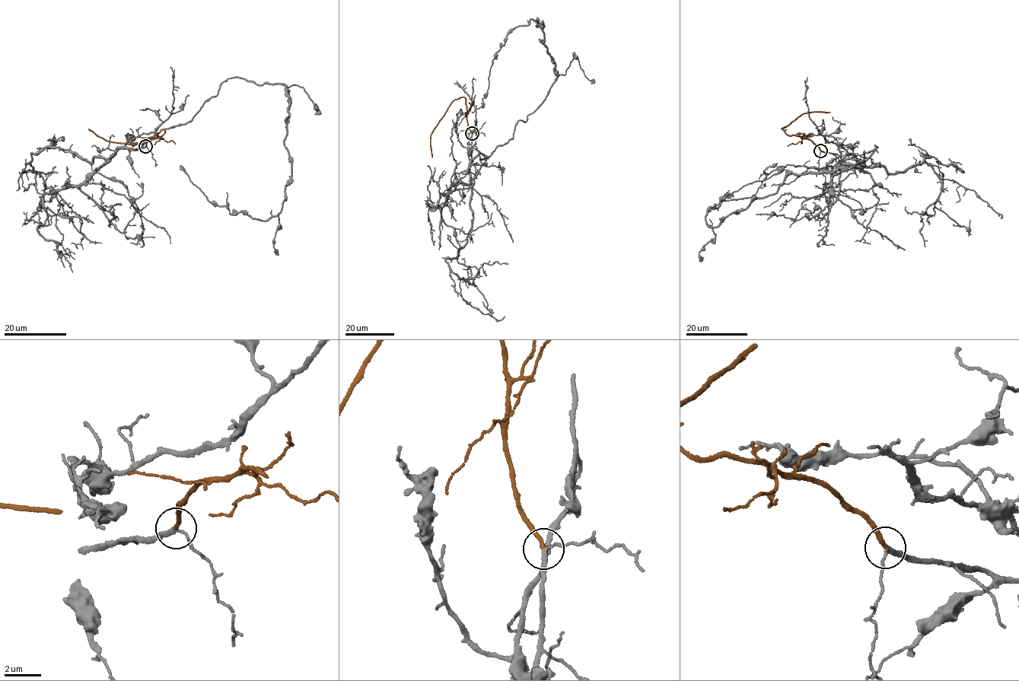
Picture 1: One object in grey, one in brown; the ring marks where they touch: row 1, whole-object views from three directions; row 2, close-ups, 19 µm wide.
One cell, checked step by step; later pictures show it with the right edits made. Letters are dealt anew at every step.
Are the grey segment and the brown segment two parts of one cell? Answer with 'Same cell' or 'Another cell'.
Same cell

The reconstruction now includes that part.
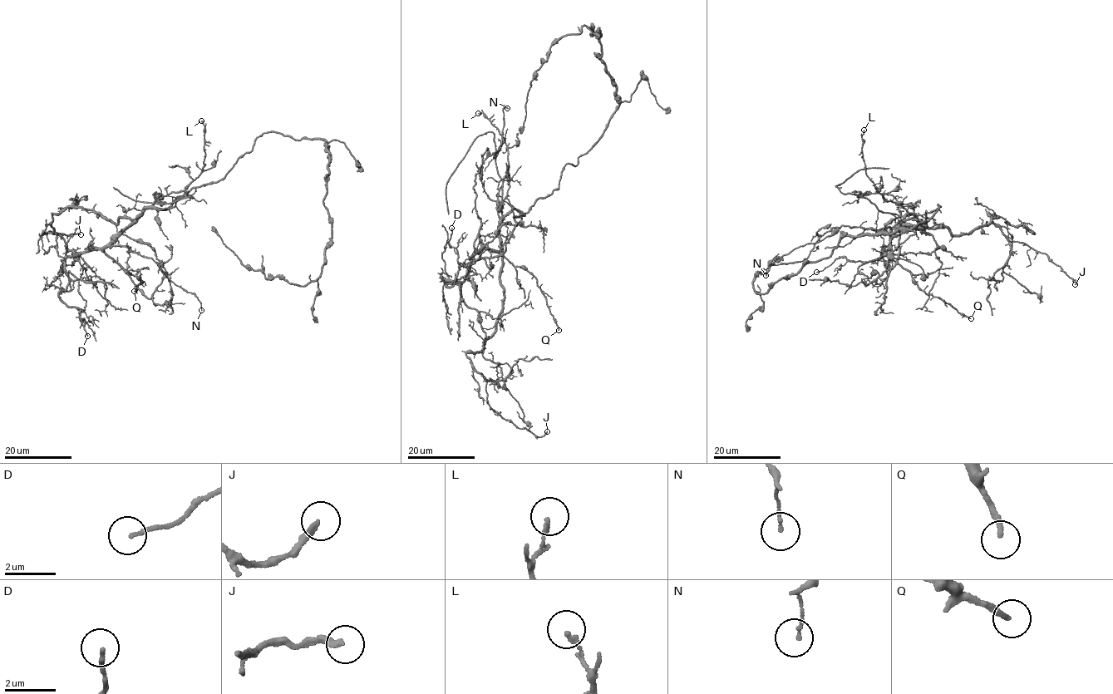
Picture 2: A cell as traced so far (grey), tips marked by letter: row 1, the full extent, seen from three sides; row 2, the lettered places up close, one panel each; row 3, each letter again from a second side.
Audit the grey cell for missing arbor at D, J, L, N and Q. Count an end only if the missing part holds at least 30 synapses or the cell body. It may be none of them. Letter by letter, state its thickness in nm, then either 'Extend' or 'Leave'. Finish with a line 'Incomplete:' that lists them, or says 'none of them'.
D: Thickness 140 nm. Leave
J: Thickness 240 nm. Leave
L: Thickness 150 nm. Leave
N: Thickness 120 nm. Leave
Q: Thickness 190 nm. Leave
Incomplete: none of them

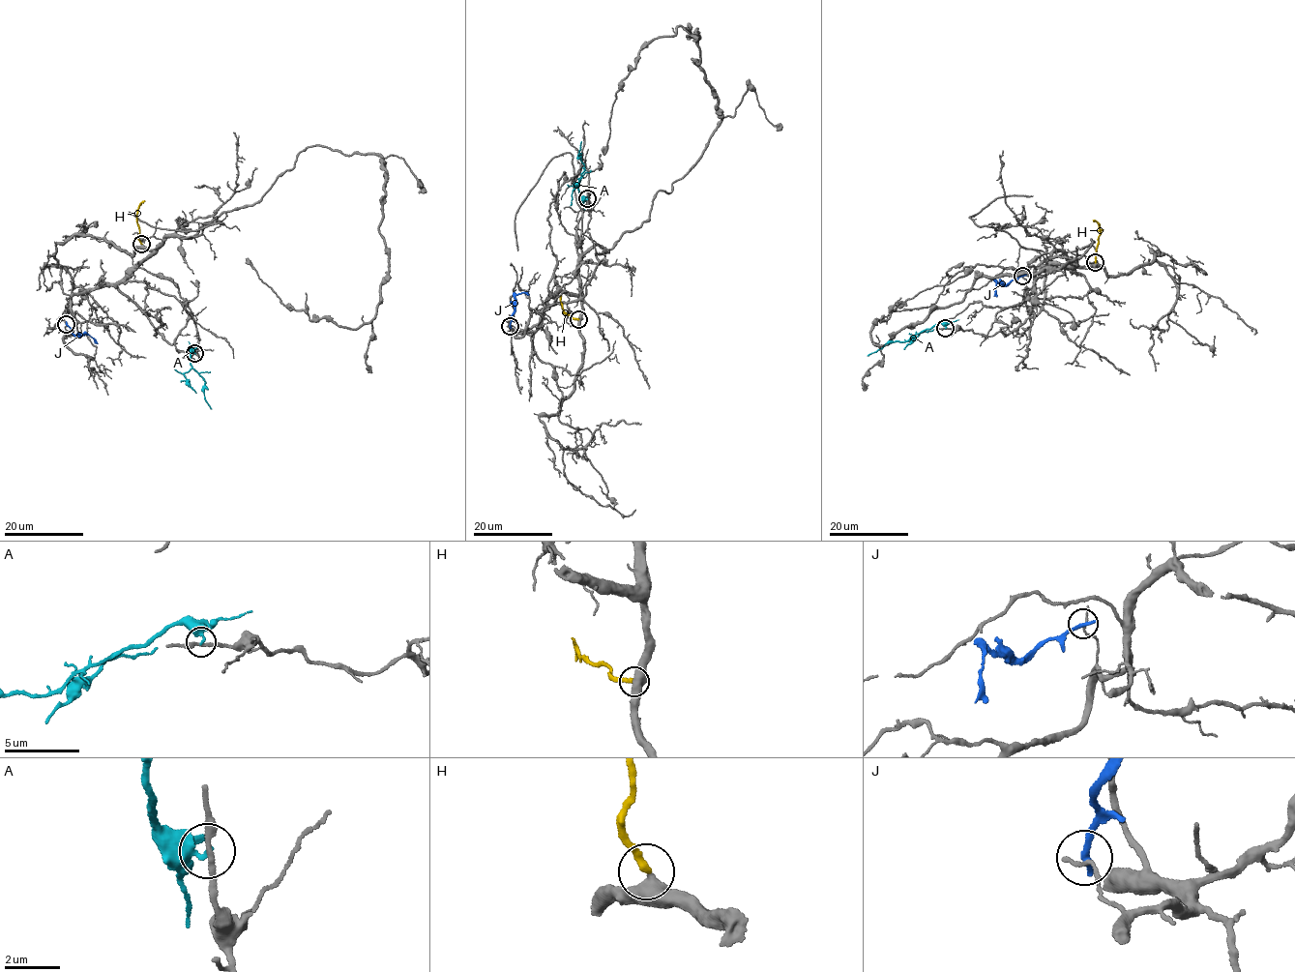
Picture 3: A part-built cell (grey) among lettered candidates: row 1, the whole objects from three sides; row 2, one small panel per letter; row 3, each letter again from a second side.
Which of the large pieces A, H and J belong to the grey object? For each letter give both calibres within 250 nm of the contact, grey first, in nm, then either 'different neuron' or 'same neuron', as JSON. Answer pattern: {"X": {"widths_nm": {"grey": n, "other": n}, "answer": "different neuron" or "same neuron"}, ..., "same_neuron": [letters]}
{"A": {"widths_nm": {"grey": 200, "other": 220}, "answer": "different neuron"}, "H": {"widths_nm": {"grey": 400, "other": 280}, "answer": "same neuron"}, "J": {"widths_nm": {"grey": 100, "other": 280}, "answer": "different neuron"}, "same_neuron": ["H"]}

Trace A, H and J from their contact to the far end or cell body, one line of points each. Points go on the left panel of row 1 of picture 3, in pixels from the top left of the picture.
A: (194, 353), (191, 353), (190, 364), (206, 382), (203, 391), (211, 409)
H: (141, 244), (136, 210), (144, 201)
J: (66, 323), (76, 337), (86, 334), (96, 343)

